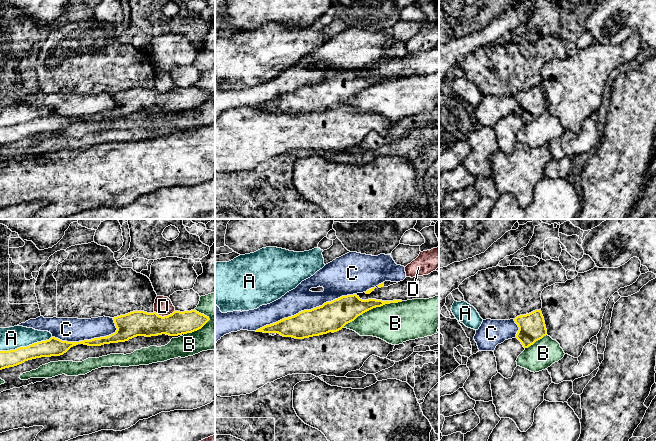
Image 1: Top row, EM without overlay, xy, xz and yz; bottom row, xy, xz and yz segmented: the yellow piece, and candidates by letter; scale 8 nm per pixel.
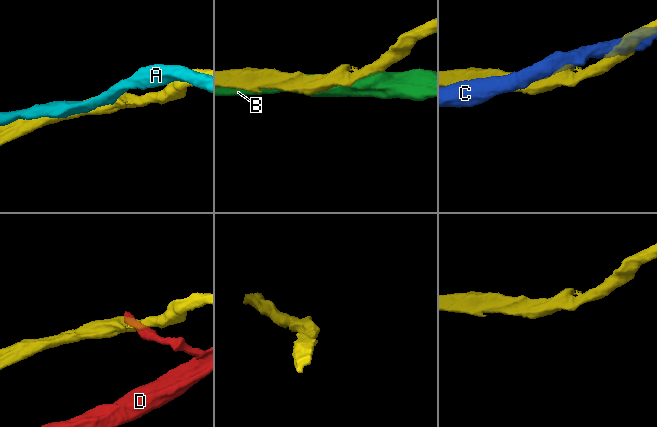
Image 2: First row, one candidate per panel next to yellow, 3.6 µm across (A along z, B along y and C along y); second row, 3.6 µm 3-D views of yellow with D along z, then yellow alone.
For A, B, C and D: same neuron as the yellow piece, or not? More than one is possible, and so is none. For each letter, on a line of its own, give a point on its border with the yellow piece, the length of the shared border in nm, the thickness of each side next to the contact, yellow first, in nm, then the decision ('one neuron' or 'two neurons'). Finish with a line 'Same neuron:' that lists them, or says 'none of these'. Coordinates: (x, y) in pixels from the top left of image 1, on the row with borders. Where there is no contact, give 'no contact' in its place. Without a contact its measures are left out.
A: meets yellow in xy at (25, 347); contact 440 nm long; 140 nm thick on the yellow side, 180 nm on the other; two neurons
B: meets yellow in xz at (372, 308); contact 550 nm long; 220 nm thick on the yellow side, 320 nm on the other; two neurons
C: meets yellow in xz at (305, 310); contact 850 nm long; 240 nm thick on the yellow side, 190 nm on the other; two neurons
D: meets yellow in xy at (164, 316); contact 170 nm long; 200 nm thick on the yellow side, 150 nm on the other; two neurons
Same neuron: none of these

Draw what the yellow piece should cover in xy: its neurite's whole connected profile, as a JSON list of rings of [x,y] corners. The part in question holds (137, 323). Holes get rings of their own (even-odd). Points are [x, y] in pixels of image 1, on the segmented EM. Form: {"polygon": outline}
{"polygon": [[[191,310],[184,312],[174,311],[172,314],[164,317],[159,316],[156,312],[133,311],[114,317],[113,320],[117,330],[106,337],[79,342],[67,342],[51,337],[49,340],[37,342],[27,347],[0,351],[0,370],[14,367],[36,358],[63,355],[71,347],[78,344],[101,346],[125,342],[137,336],[151,337],[162,334],[178,336],[192,333],[201,329],[210,319],[196,310]]]}

